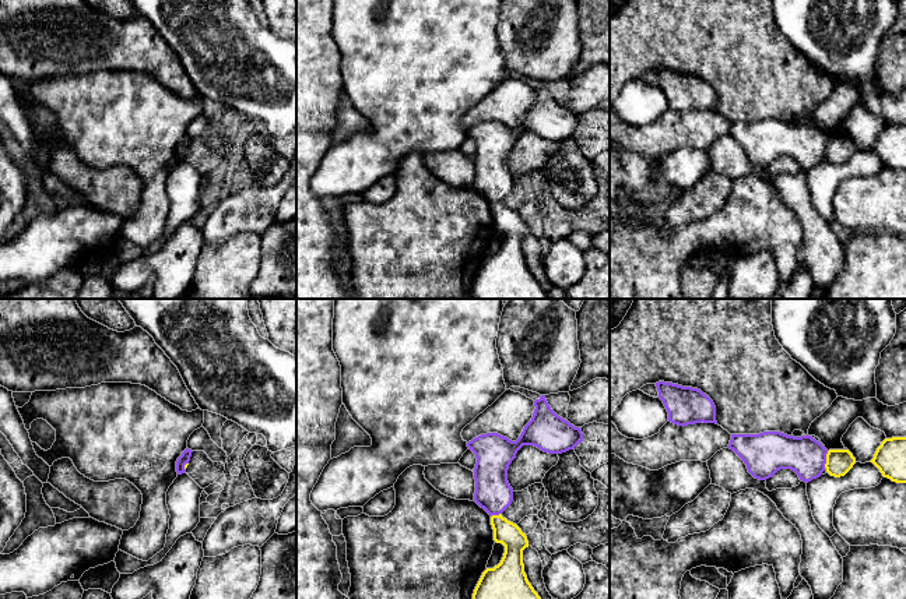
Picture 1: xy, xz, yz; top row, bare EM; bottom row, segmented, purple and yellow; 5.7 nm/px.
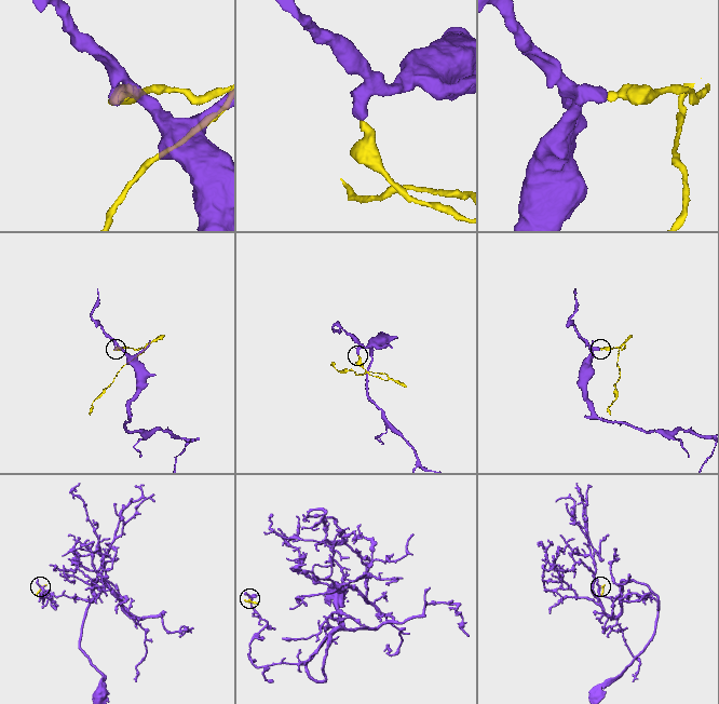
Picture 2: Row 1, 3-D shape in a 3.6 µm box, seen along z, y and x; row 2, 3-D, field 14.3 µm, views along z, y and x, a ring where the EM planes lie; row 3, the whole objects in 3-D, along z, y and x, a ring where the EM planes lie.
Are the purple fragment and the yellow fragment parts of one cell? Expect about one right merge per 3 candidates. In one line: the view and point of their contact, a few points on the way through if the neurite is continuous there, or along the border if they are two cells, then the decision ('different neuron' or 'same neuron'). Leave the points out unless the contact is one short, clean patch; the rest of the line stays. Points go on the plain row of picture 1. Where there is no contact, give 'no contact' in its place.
contact yz (825, 147); different neuron

